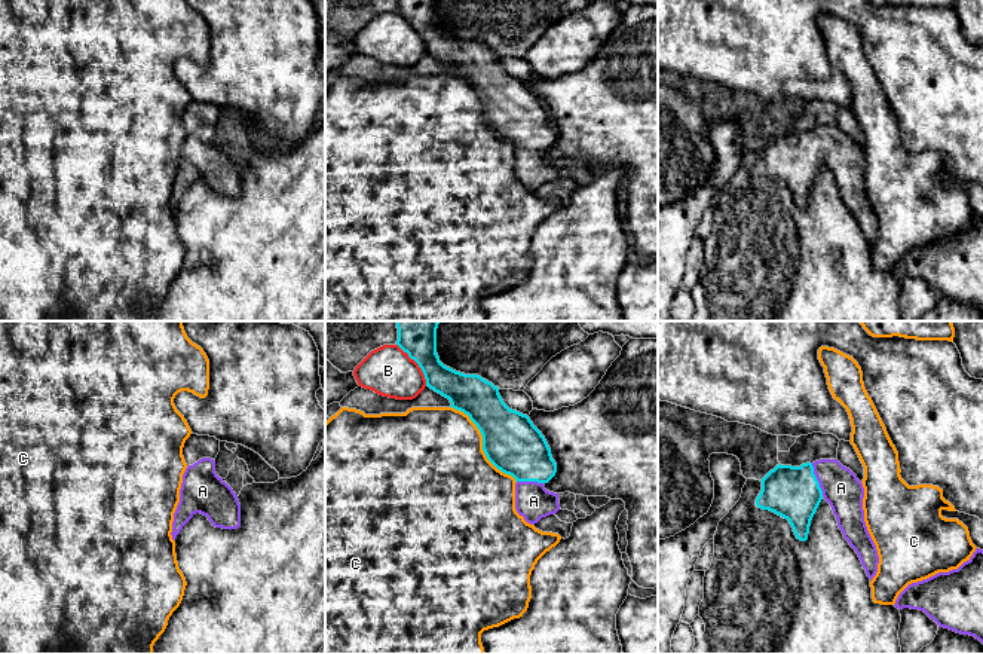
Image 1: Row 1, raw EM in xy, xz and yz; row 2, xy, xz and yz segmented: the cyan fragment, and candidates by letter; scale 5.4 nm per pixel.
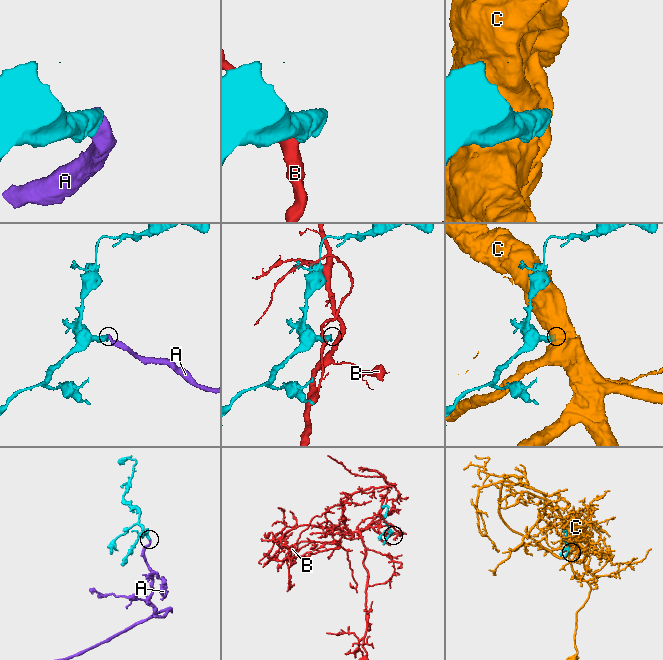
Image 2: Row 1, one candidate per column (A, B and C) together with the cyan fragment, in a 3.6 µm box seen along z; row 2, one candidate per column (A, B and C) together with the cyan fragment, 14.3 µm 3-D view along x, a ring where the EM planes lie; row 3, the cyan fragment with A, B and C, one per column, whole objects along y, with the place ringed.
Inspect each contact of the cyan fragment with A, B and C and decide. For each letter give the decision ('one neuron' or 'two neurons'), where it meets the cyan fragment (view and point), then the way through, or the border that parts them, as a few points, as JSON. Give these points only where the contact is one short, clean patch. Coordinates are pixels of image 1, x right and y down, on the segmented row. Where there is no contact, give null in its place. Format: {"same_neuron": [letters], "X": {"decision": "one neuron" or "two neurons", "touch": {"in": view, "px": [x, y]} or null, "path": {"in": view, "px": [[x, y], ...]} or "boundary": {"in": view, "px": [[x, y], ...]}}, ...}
{"same_neuron": ["A"], "A": {"decision": "one neuron", "touch": {"in": "yz", "px": [817, 480]}, "path": {"in": "yz", "px": [[793, 492], [817, 480], [833, 480], [841, 488]]}}, "B": {"decision": "two neurons", "touch": {"in": "xz", "px": [417, 363]}}, "C": {"decision": "two neurons", "touch": {"in": "xz", "px": [483, 443]}}}

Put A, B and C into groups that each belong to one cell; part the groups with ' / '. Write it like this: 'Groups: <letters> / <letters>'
Groups: A / B / C

